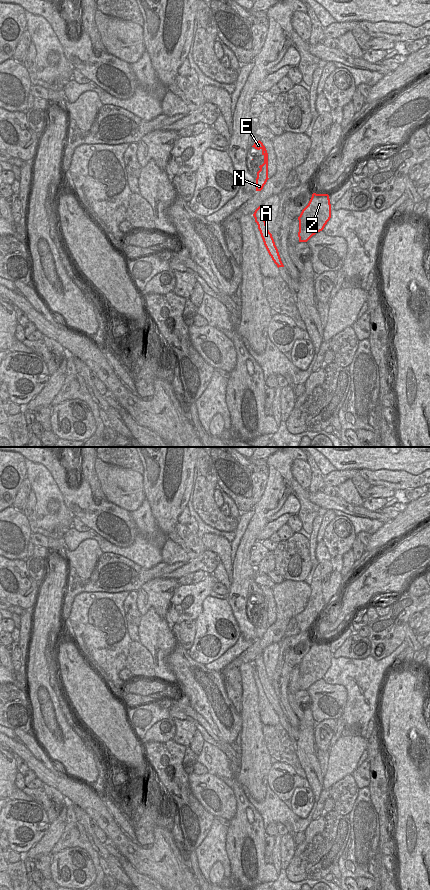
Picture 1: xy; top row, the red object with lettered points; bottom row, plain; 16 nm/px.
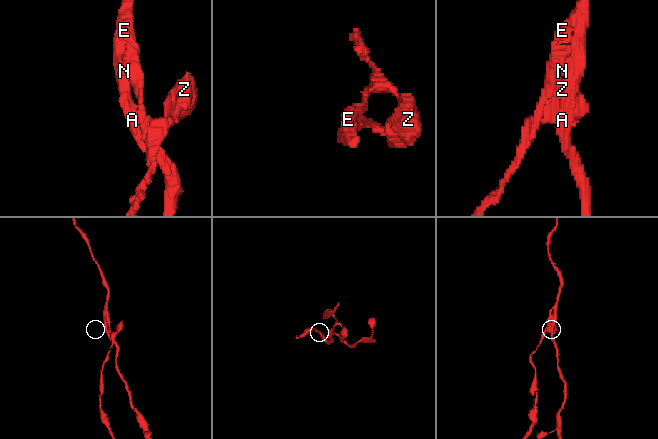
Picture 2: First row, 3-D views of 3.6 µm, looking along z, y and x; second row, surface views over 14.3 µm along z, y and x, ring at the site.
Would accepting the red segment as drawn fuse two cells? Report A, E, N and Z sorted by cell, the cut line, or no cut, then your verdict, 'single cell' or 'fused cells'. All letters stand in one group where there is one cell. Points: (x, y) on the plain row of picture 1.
A E N / Z; cut in xy along (264, 605), (267, 607); fused cells

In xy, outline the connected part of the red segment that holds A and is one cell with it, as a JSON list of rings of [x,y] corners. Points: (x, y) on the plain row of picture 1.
[[[259,654],[254,662],[253,662],[254,666],[255,666],[255,670],[258,673],[258,677],[260,679],[261,685],[263,687],[264,693],[269,701],[269,703],[271,704],[272,708],[274,709],[274,711],[277,713],[277,715],[284,715],[278,697],[275,693],[274,687],[272,685],[272,682],[269,680],[267,673],[266,673],[266,669],[265,669],[265,665],[263,662],[263,654]]]

